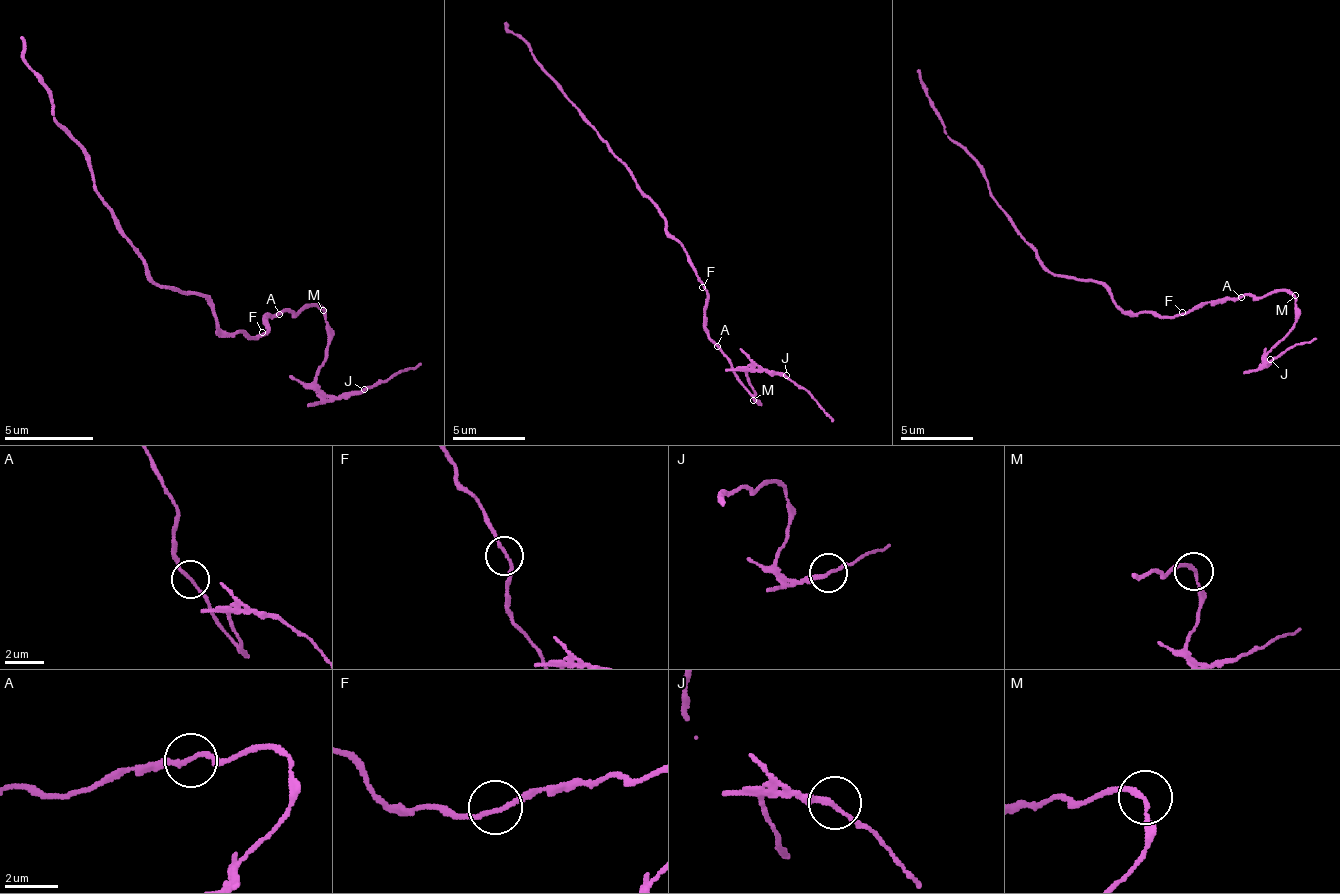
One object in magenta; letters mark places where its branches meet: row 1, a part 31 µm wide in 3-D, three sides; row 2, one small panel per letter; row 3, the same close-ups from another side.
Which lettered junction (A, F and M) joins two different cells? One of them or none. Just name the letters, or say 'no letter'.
M

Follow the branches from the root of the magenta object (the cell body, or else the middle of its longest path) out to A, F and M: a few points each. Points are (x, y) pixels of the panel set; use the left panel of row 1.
A: (222, 332), (262, 336), (266, 332), (266, 323), (279, 314)
F: (222, 332), (244, 332), (248, 336), (262, 336), (262, 332)
M: (222, 332), (262, 336), (266, 332), (266, 323), (279, 314), (297, 314), (311, 305), (319, 305), (324, 309)

